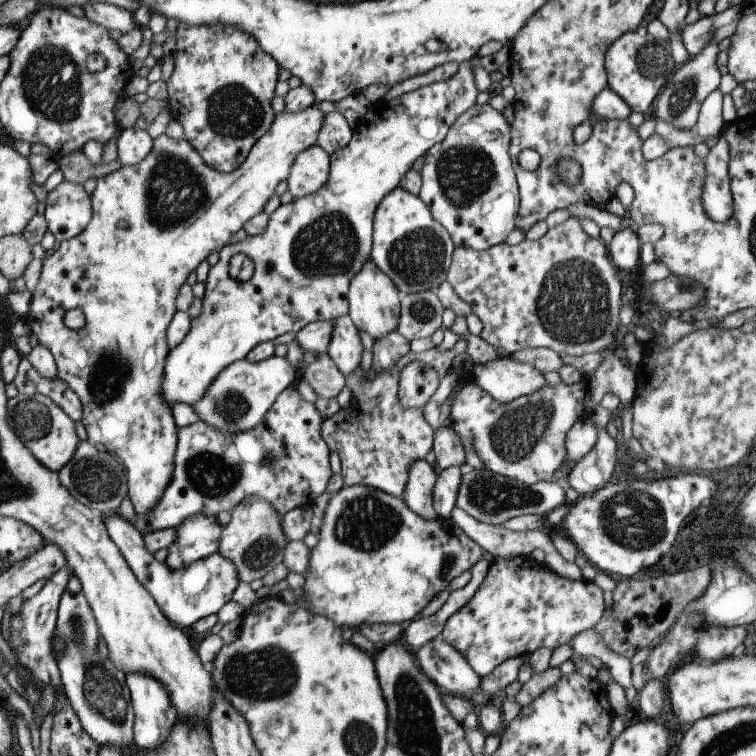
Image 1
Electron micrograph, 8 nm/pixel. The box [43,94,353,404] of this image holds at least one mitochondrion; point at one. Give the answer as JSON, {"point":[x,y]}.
{"point":[174,192]}

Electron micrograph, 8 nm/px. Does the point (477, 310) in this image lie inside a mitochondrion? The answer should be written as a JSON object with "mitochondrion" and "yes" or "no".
{"mitochondrion":"no"}

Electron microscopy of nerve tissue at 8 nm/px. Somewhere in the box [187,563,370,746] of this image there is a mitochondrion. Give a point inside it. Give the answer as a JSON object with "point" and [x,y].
{"point":[252,675]}

